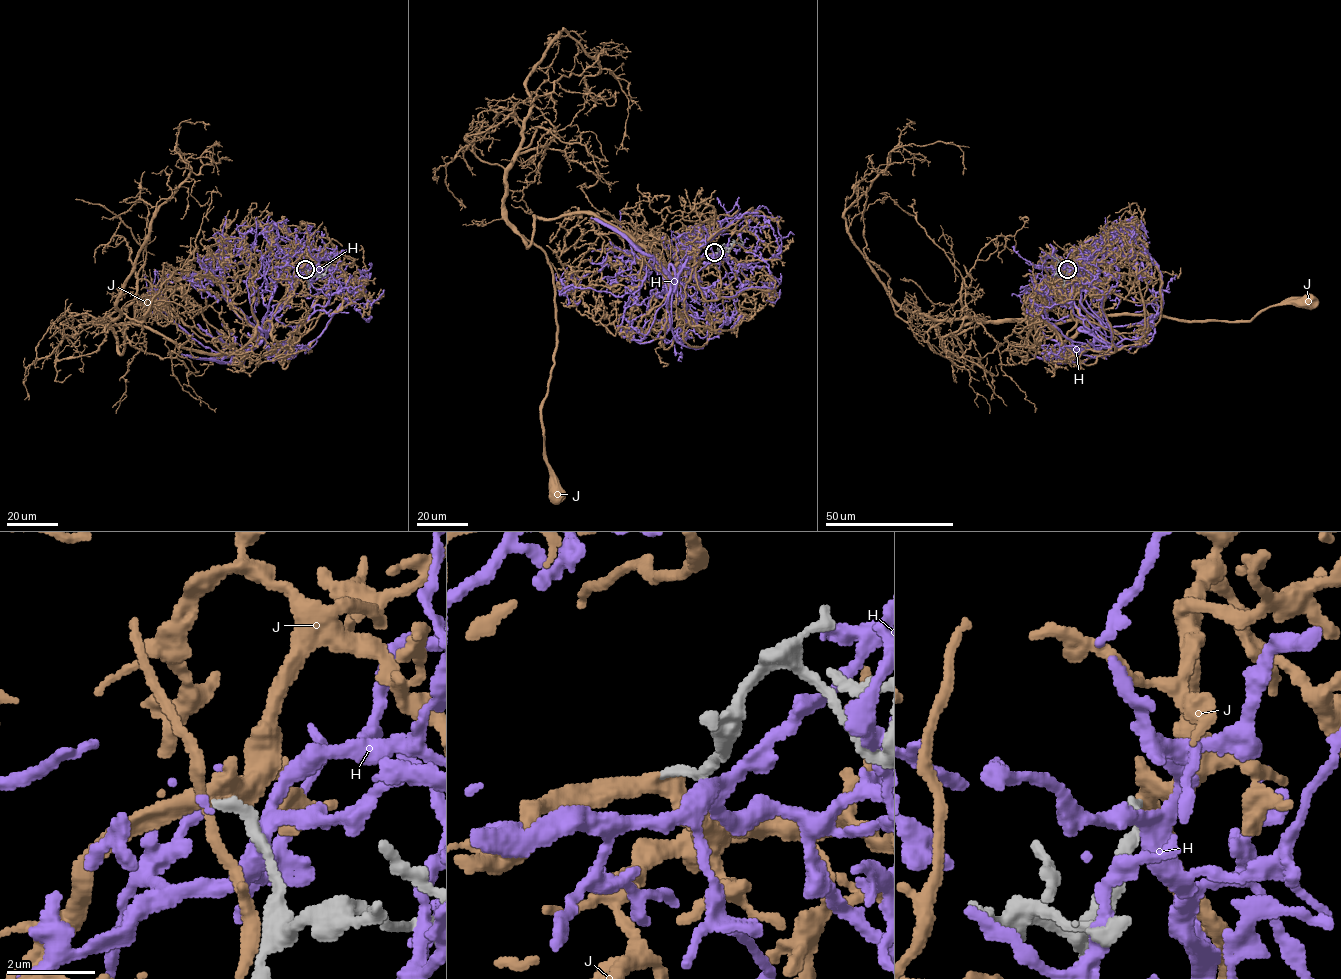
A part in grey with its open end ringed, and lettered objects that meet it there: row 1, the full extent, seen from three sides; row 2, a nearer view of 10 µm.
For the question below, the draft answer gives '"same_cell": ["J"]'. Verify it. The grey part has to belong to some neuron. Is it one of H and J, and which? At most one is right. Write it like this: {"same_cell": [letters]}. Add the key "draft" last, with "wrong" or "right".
{"same_cell": ["J"], "draft": "right"}

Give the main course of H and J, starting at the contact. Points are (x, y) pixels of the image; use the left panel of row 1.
H: (308, 271), (271, 316), (272, 352), (306, 346), (362, 295), (337, 280), (349, 261)
J: (305, 269), (234, 352), (186, 350), (125, 324), (122, 354), (112, 326), (142, 321), (132, 321), (146, 299)

